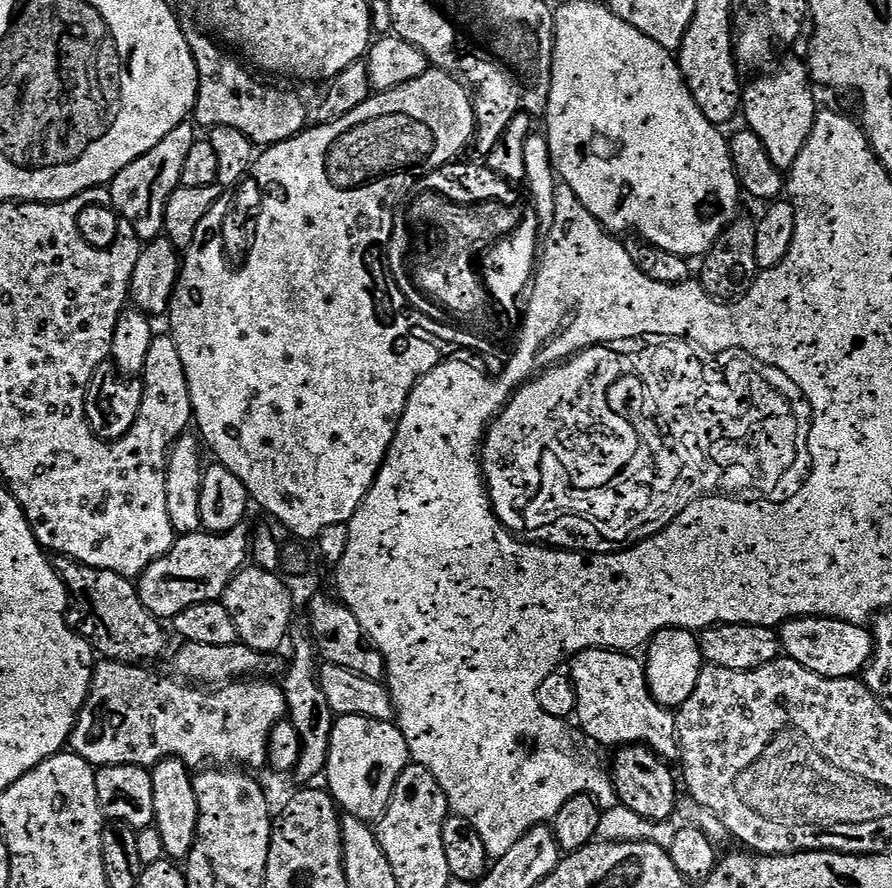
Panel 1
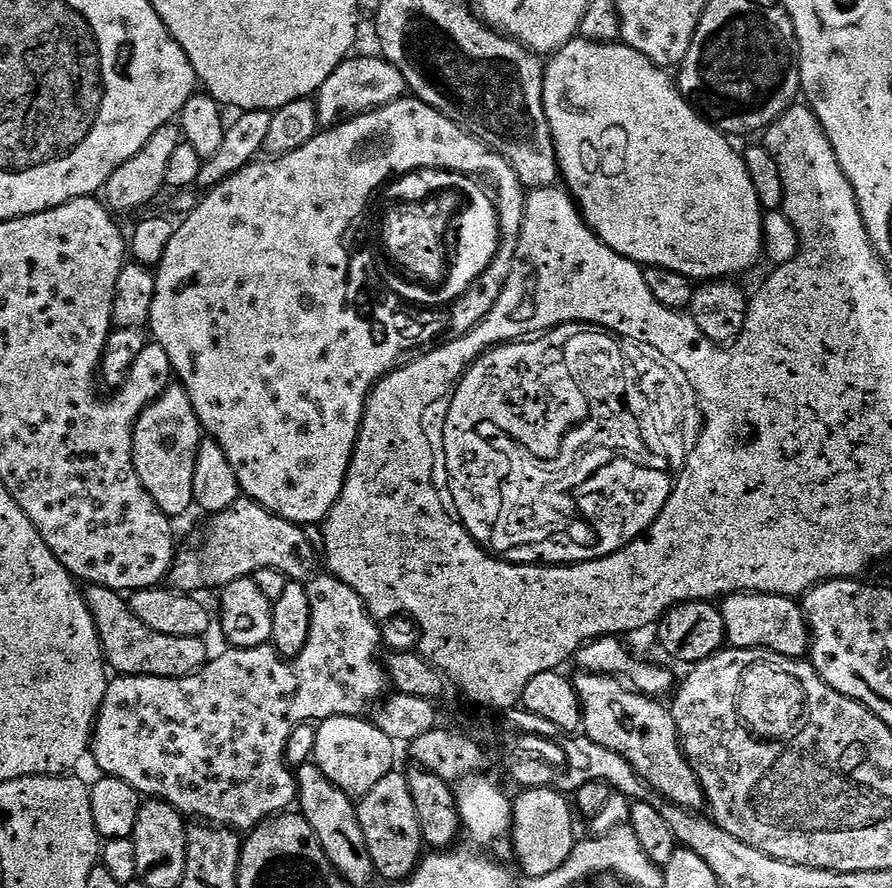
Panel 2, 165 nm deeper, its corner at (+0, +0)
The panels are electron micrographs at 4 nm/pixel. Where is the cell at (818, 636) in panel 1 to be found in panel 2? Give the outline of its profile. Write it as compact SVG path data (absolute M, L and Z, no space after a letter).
M736 592L723 597L719 605L726 626L727 643L733 648L764 648L791 660L807 657L810 652L808 617L791 596L771 596L765 592Z

